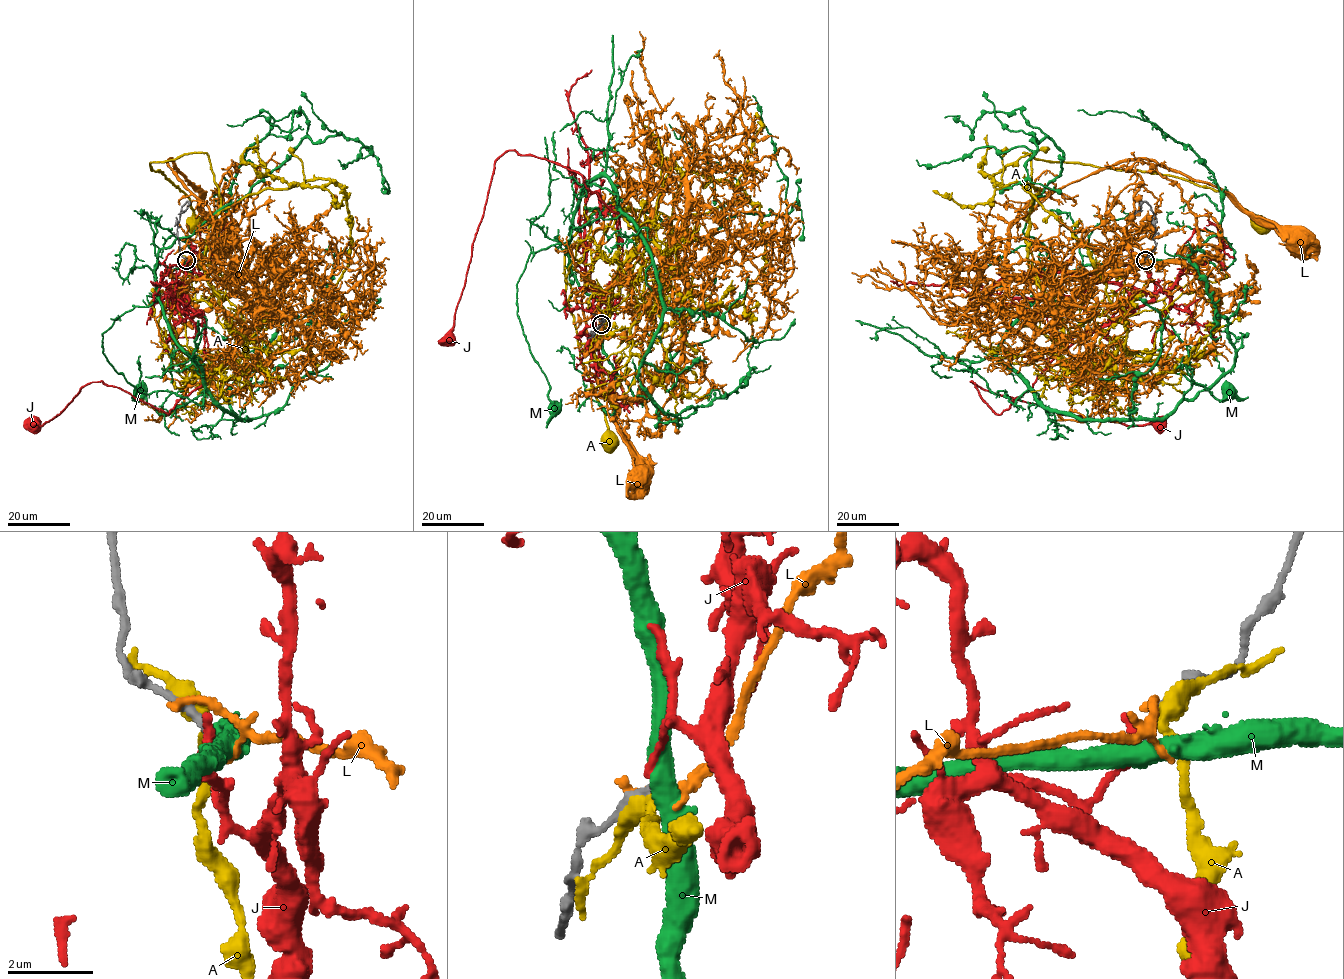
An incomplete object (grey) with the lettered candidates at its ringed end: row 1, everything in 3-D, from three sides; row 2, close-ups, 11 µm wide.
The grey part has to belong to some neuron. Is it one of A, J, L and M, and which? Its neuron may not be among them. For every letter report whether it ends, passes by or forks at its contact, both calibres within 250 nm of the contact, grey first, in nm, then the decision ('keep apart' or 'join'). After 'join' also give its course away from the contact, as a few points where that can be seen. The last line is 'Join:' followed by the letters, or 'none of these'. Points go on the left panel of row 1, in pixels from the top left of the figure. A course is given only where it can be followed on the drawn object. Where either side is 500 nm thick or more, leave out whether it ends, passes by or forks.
A: it passes by | 260/400 nm | keep apart
J: it ends | 200/220 nm | keep apart
L: it ends | 260/200 nm | keep apart
M: it passes by | 200/480 nm | join | via (186, 260), (157, 264), (157, 299), (102, 334), (108, 361), (135, 400), (139, 391)
Join: M

